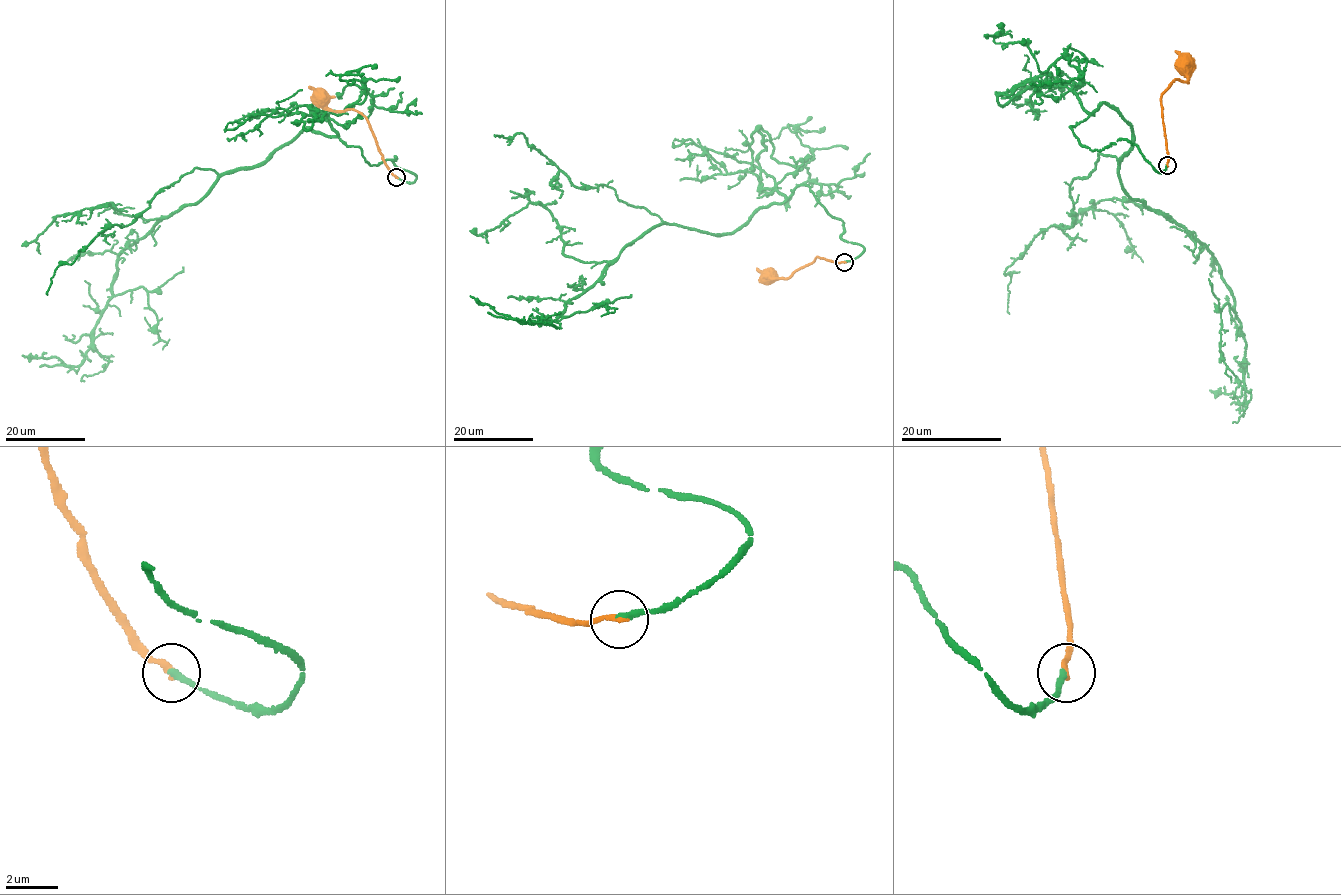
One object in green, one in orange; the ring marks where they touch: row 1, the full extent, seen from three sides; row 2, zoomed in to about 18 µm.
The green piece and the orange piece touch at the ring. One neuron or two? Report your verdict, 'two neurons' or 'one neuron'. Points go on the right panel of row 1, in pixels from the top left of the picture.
one neuron

